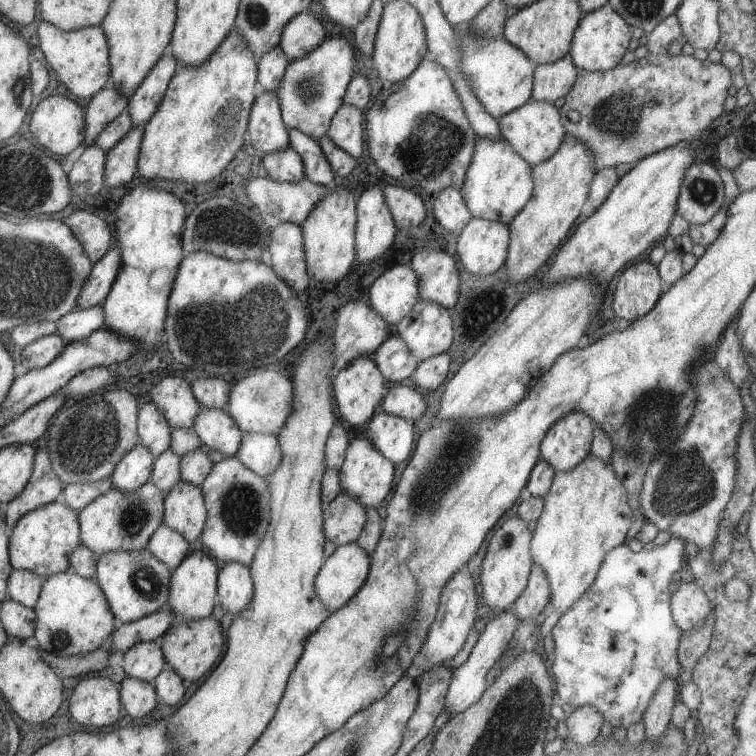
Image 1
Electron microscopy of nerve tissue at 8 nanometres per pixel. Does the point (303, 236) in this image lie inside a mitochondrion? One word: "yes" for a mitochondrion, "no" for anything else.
no

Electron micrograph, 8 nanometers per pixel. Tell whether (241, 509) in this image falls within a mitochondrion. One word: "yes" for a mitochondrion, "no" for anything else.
yes

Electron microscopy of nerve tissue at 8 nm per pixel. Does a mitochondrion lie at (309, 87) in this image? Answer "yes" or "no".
yes

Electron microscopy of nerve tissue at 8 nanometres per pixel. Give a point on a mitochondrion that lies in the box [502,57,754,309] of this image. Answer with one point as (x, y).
(617, 117)

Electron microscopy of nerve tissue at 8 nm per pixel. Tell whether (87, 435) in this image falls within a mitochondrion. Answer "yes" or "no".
yes

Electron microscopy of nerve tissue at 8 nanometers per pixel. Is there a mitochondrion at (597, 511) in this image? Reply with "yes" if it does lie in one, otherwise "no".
no

